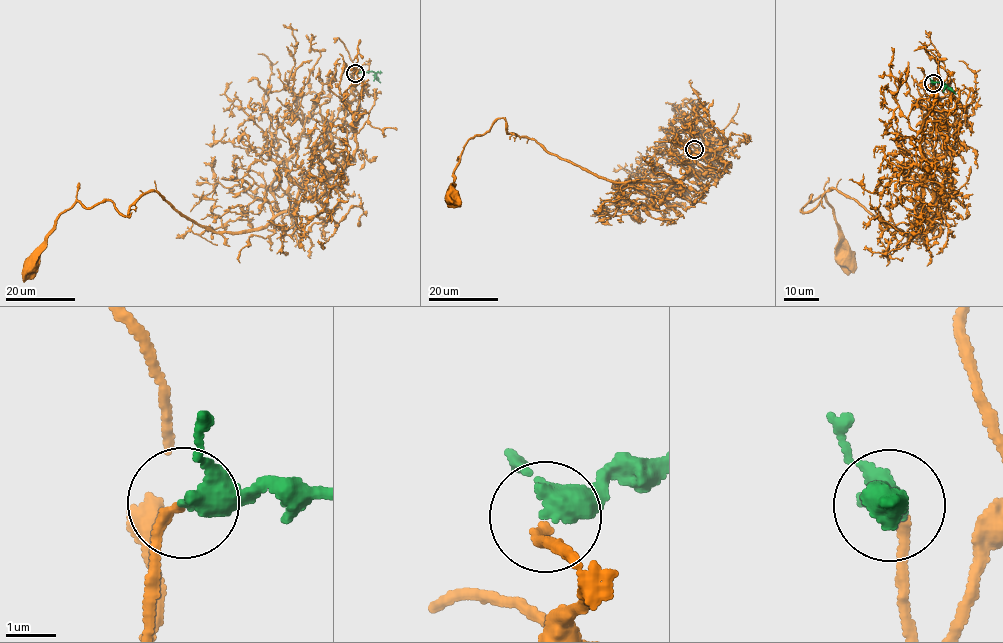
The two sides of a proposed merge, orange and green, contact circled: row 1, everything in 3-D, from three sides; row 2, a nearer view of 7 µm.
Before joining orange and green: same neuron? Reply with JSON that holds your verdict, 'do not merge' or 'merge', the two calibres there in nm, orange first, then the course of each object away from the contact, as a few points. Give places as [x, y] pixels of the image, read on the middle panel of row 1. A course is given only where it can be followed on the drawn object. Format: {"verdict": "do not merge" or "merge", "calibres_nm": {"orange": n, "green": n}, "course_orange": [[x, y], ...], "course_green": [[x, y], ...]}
{"verdict": "merge", "calibres_nm": {"orange": 190, "green": 360}, "course_orange": [[694, 149], [706, 160], [694, 152], [703, 157], [675, 180], [612, 181], [499, 118], [467, 142], [453, 198]], "course_green": [[694, 149], [710, 147], [728, 161]]}

